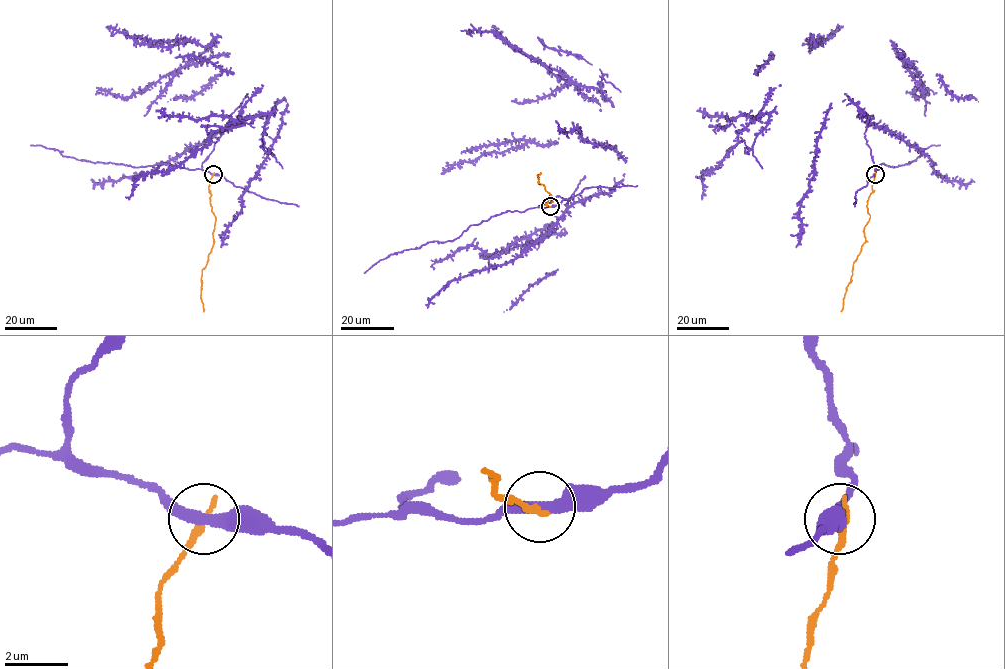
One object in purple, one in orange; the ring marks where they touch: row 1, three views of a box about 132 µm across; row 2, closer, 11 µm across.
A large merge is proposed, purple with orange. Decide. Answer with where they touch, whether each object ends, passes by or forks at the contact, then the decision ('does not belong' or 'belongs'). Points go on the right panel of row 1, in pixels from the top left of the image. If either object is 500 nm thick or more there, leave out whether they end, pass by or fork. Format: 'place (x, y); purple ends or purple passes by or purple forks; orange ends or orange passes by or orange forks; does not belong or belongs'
place (875, 174); purple passes by; orange ends; does not belong

